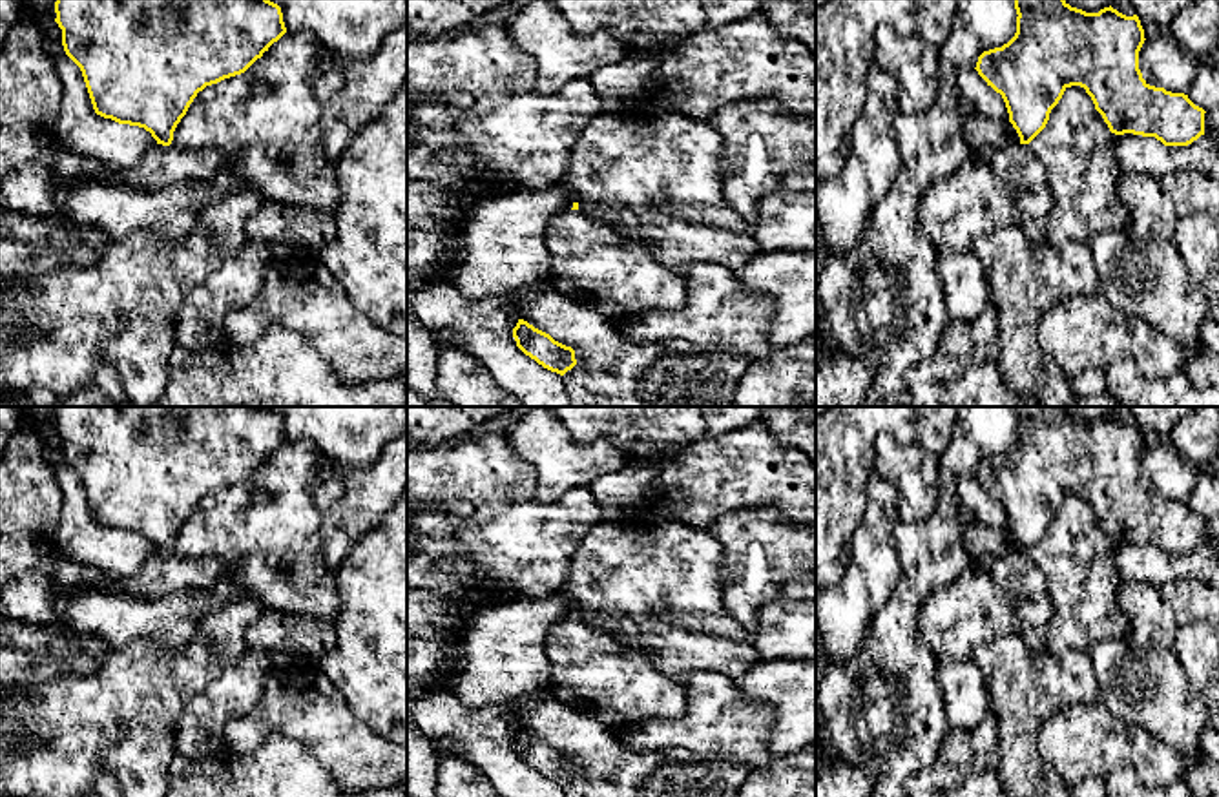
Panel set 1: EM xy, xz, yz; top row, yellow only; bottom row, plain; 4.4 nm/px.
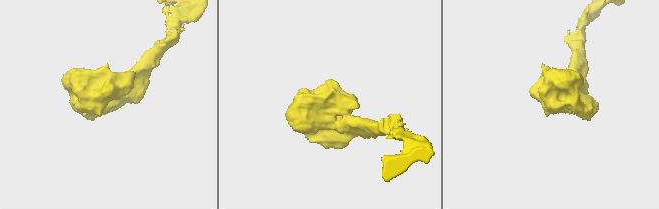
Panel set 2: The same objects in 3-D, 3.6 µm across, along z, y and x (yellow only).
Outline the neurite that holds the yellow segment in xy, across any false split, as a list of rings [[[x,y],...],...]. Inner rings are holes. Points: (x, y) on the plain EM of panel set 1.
[[[57,407],[55,421],[64,460],[80,476],[95,522],[144,536],[162,554],[172,553],[199,500],[245,481],[287,441],[281,416],[268,407]]]

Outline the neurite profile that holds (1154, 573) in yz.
[[[1117,543],[1115,565],[1120,578],[1162,584],[1181,576],[1195,576],[1219,587],[1219,545],[1201,543],[1188,554],[1164,554],[1155,545]]]

